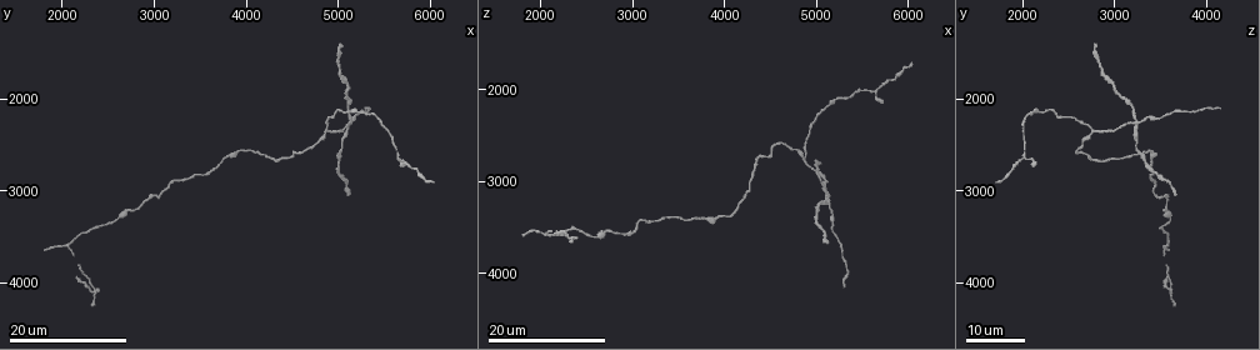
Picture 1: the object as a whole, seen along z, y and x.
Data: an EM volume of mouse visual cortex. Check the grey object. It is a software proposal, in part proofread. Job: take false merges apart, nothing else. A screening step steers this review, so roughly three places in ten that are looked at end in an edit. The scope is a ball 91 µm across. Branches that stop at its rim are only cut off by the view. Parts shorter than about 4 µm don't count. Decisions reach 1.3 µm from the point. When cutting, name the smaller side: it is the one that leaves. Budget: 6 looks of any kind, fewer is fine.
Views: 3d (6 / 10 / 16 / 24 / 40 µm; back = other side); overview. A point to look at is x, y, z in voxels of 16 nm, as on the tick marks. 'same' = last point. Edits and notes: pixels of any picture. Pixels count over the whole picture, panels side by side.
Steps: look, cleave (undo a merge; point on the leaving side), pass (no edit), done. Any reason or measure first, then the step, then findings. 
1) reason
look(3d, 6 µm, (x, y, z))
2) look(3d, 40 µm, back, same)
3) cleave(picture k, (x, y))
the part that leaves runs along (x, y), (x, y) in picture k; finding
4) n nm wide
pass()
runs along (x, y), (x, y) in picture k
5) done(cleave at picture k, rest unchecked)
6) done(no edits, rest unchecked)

sudden change in width
look(3d, 16 µm, (4450, 2650, 2750))

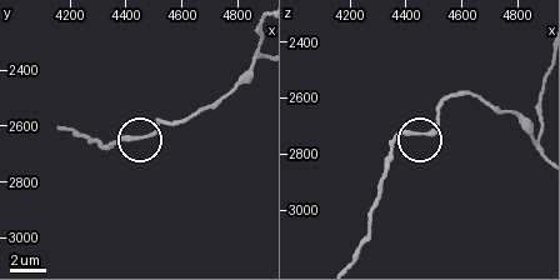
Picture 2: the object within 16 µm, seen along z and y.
look(3d, 10 µm, (4450, 2640, 2720))

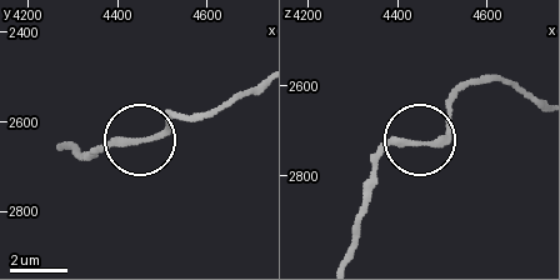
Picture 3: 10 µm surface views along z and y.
look(3d, 6 µm, (4450, 2650, 2730))

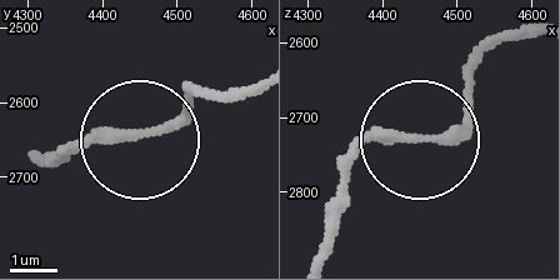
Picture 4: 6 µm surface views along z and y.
220 nm wide
pass()
runs along (34, 154), (150, 138), (190, 94), (230, 90) in picture 4; continuous, no second neuron

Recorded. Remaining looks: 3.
three-way junction
look(3d, 24 µm, (4850, 2350, 2750))

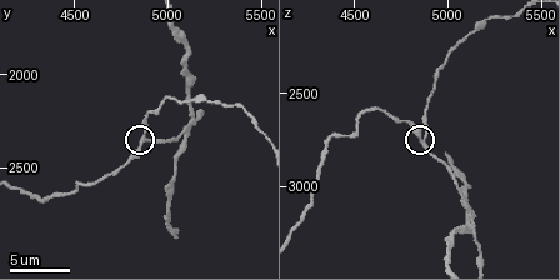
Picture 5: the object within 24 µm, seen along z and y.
closer look
look(3d, 10 µm, (4860, 2360, 2780))

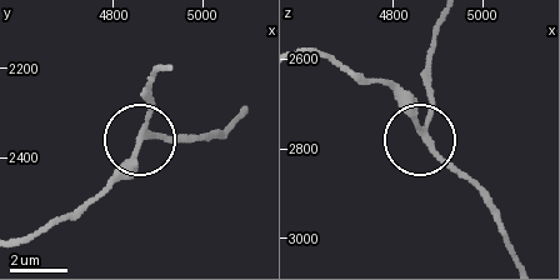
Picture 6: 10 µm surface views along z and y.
side arm 27 µm
pass()
runs along (26, 238), (76, 211), (139, 141), (196, 140) in picture 6; continuous, no second neuron

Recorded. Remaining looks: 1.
four arms meet
look(3d, 10 µm, (5120, 2240, 3220))

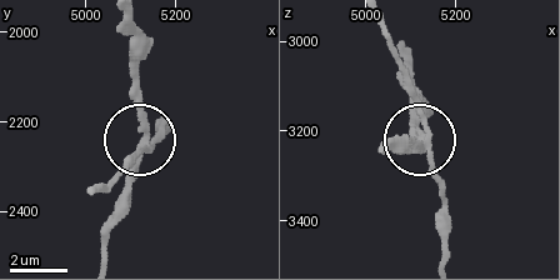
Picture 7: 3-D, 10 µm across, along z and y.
230 nm wide
cleave(picture 7, (138, 105))
two neurons meet here

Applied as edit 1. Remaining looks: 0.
done(cleave at picture 7, rest unchecked)

